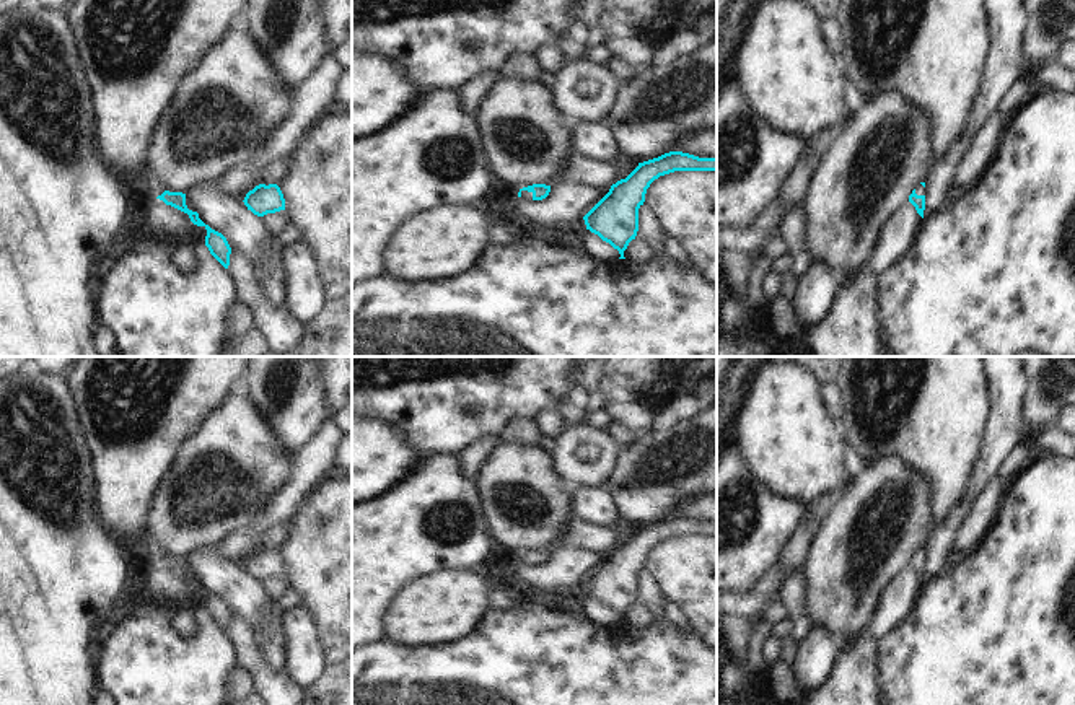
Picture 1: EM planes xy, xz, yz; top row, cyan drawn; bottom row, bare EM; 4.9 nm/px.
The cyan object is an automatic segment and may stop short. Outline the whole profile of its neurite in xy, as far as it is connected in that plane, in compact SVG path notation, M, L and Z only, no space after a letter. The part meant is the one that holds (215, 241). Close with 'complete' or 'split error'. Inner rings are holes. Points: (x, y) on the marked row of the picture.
M70 0L65 8L94 107L94 142L101 160L140 190L148 190L207 230L205 246L225 267L231 247L186 205L186 194L161 190L150 176L147 155L158 117L191 73L225 33L241 21L249 0Z; split error

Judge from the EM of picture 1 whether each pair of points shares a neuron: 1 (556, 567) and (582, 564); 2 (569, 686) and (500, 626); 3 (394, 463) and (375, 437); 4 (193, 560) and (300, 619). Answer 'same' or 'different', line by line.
1: same
2: same
3: same
4: different

